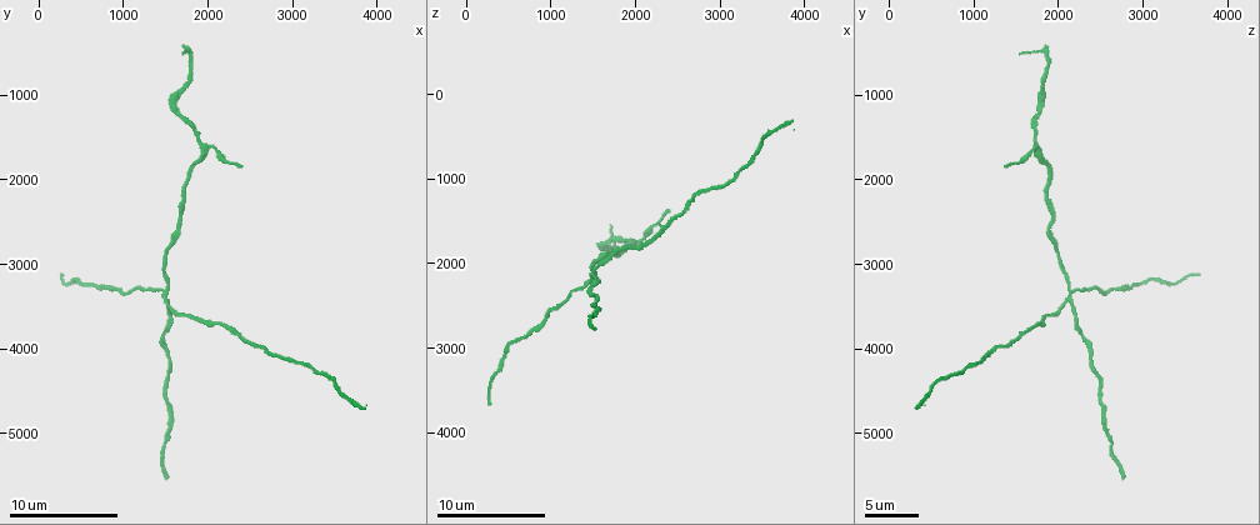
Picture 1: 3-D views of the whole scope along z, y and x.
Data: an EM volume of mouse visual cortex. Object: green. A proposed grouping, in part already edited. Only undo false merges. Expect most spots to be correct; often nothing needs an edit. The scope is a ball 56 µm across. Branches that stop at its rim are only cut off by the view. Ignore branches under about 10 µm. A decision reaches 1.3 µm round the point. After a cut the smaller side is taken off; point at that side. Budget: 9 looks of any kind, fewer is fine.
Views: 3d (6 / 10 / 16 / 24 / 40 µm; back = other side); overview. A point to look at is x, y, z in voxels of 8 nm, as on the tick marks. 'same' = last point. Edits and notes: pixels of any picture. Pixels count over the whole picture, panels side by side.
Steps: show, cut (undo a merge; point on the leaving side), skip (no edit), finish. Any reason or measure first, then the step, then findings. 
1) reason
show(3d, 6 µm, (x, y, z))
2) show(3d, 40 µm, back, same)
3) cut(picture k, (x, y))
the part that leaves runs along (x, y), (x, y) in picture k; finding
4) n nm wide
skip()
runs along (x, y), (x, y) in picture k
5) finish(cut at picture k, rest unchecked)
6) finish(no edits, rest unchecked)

two arms in line, one across
show(3d, 10 µm, (1550, 3300, 2150))

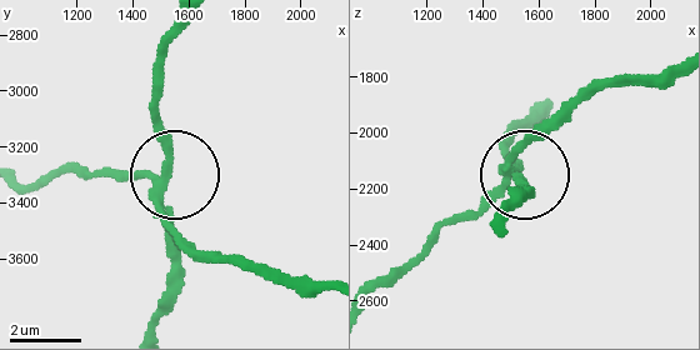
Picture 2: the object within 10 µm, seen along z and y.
210 nm wide
cut(picture 2, (126, 180))
the part that leaves runs along (160, 194), (169, 218), (205, 251), (259, 271), (321, 281) in picture 2; a second neuron is stuck on

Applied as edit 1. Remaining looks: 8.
show(3d, 6 µm, (1850, 1850, 1850))

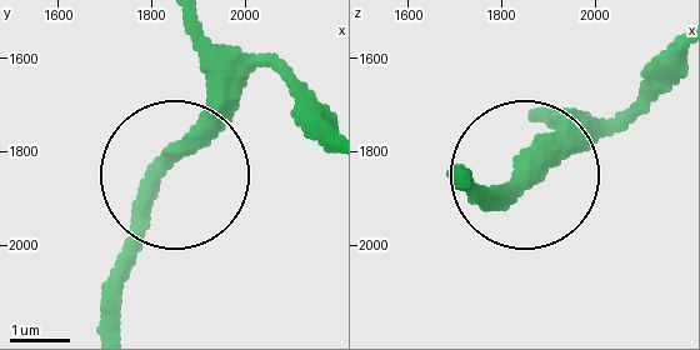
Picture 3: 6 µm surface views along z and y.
show(3d, 6 µm, back, (1835, 1810, 1855))

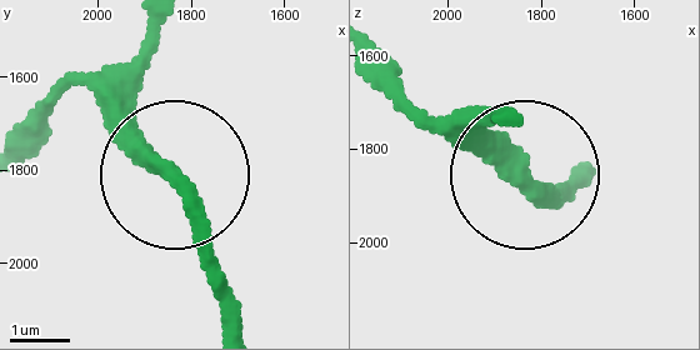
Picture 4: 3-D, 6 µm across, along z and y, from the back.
skip()
runs along (228, 315), (208, 226), (83, 81) in picture 4; all the same neuron

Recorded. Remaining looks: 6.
thin neck
show(3d, 16 µm, (1650, 2550, 1900))

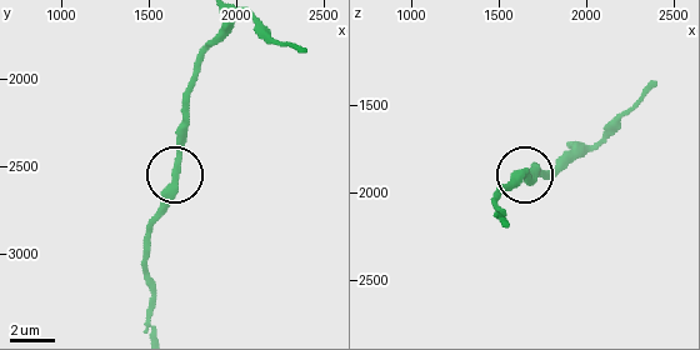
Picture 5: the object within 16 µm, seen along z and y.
280 nm wide
skip()
runs along (148, 303), (154, 289), (148, 244), (181, 154), (185, 128) in picture 5; continuous, no second neuron

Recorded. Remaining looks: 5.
a narrow waist
show(3d, 16 µm, (1450, 3800, 2250))

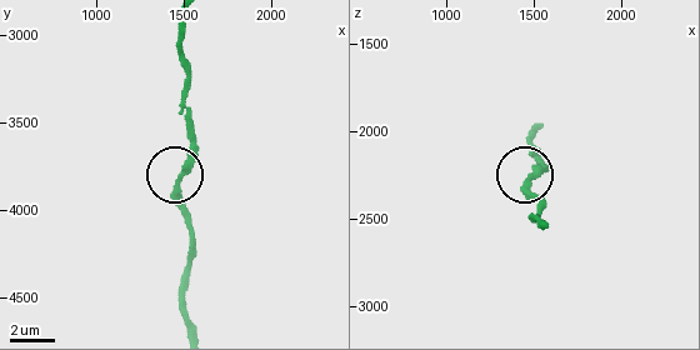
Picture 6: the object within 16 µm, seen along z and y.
skip()
runs along (183, 88), (189, 159), (178, 181), (178, 204), (186, 219) in picture 6; all the same neuron

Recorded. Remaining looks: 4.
finish(cut at picture 2, rest unchecked)

